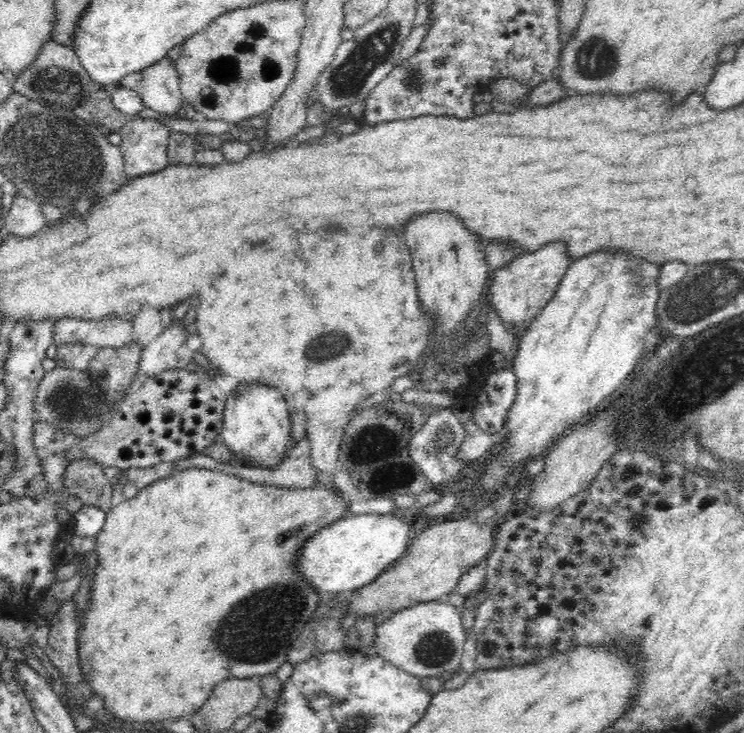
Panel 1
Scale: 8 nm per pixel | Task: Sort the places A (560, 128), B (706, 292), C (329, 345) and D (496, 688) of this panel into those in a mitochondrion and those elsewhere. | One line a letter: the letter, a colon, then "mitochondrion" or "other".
A: other
B: mitochondrion
C: mitochondrion
D: other

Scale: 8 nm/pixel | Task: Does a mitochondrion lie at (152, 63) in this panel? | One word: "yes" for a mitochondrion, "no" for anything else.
no

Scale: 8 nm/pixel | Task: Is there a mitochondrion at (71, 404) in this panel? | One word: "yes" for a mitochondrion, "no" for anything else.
yes

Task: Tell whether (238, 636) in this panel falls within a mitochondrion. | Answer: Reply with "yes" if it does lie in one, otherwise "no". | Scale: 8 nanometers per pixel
yes

